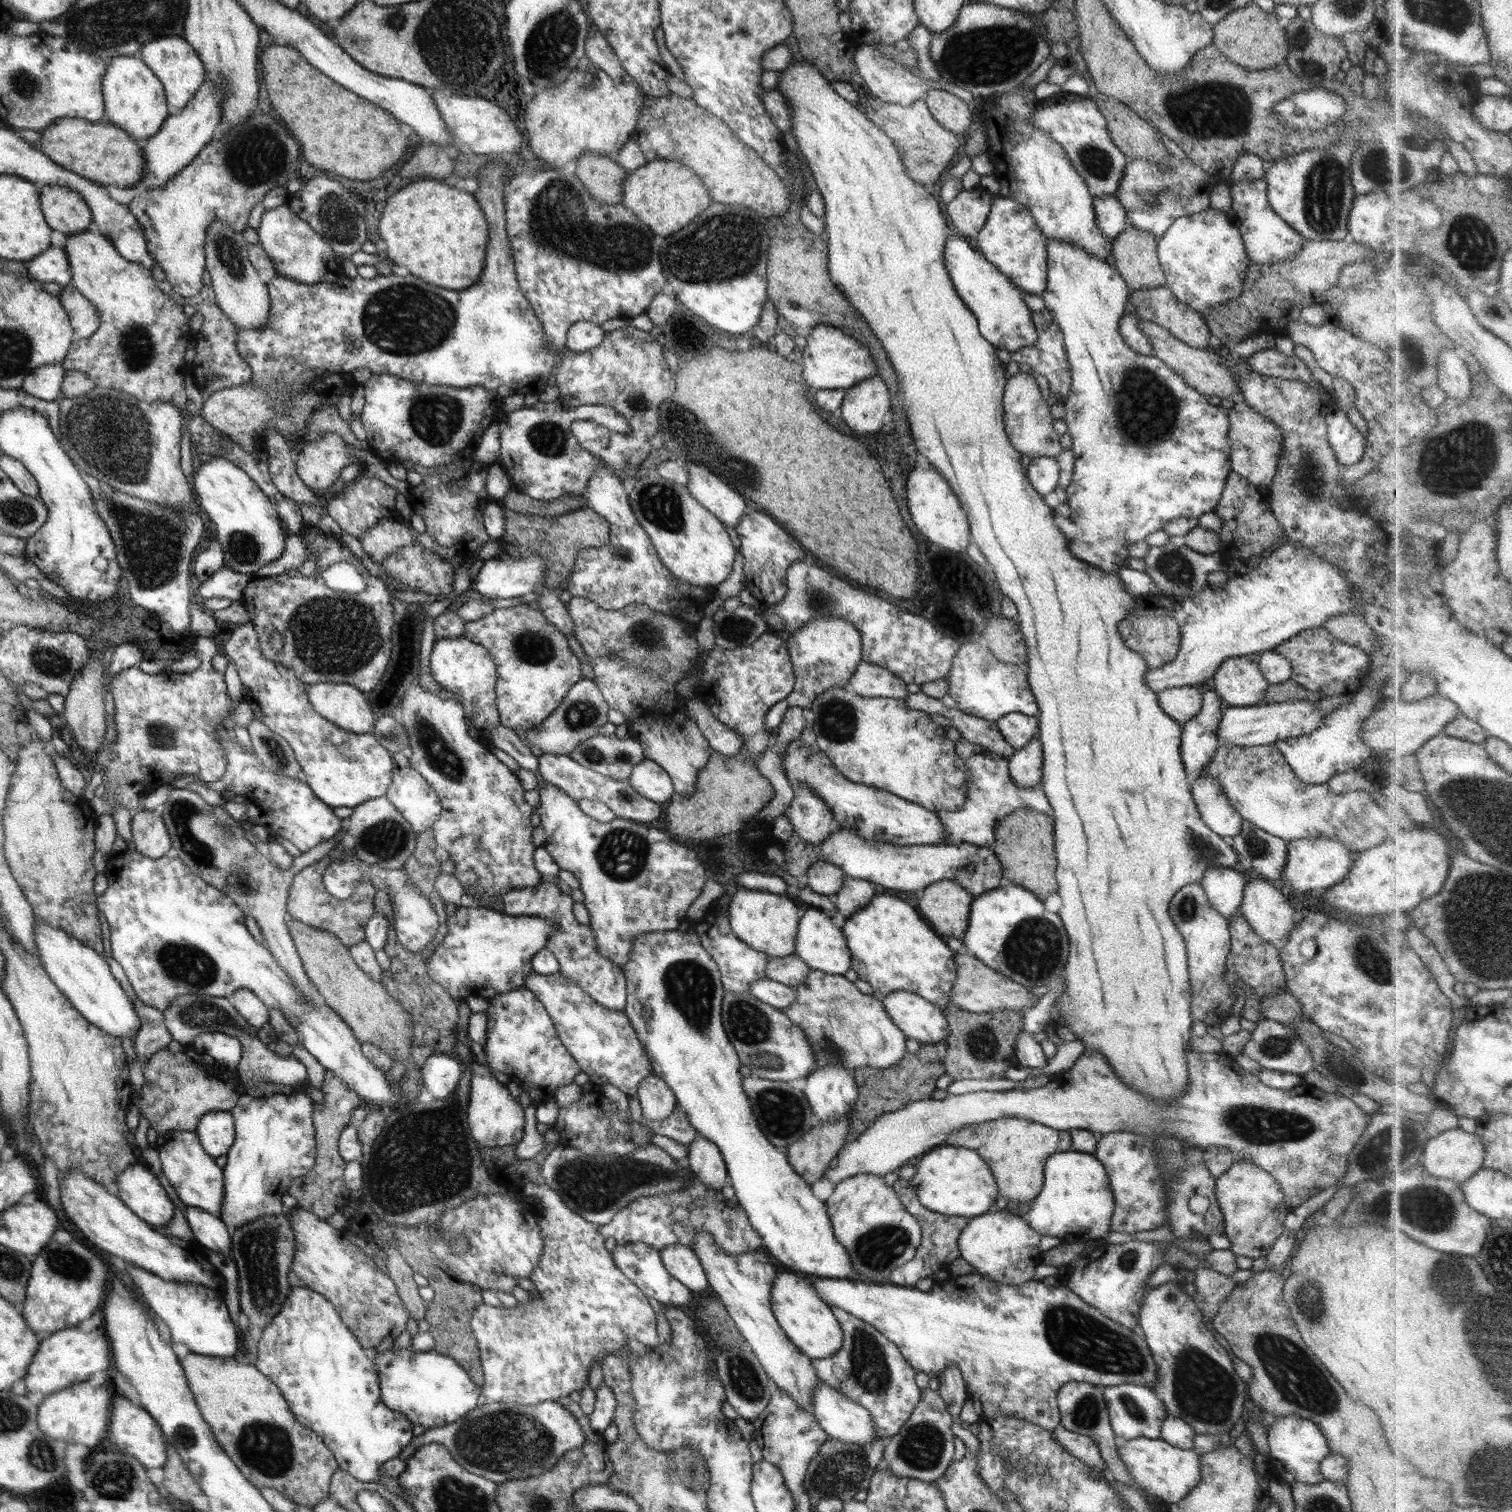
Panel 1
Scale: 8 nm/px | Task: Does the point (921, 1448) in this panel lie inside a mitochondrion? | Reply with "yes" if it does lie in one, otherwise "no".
yes

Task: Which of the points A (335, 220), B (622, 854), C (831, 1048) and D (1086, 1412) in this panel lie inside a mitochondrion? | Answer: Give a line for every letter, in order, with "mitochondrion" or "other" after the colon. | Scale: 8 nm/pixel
A: mitochondrion
B: mitochondrion
C: mitochondrion
D: mitochondrion

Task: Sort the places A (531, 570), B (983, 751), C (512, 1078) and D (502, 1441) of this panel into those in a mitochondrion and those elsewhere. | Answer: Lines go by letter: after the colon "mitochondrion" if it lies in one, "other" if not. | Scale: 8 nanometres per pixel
A: other
B: other
C: other
D: mitochondrion

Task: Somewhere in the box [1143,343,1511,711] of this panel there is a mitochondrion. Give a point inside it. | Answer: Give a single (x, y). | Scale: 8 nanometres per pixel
(1466, 457)

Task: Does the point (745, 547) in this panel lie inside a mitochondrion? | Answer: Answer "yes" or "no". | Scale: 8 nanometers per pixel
no

